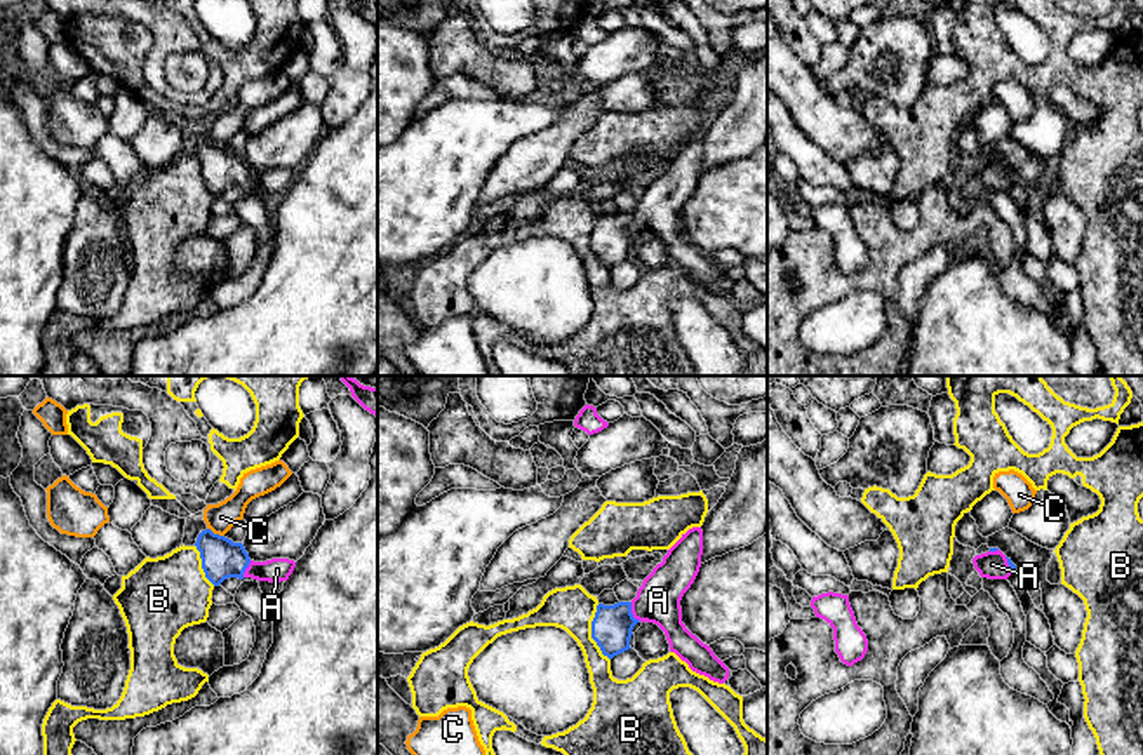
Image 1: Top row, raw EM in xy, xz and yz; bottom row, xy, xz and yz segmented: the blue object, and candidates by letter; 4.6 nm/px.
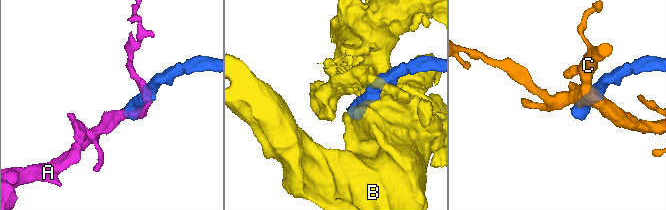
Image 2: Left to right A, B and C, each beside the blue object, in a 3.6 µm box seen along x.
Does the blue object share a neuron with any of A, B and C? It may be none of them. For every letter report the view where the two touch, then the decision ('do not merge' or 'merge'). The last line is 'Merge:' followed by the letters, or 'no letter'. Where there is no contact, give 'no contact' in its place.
A: contact in xz; merge
B: contact in xz; do not merge
C: contact in xy; do not merge
Merge: A

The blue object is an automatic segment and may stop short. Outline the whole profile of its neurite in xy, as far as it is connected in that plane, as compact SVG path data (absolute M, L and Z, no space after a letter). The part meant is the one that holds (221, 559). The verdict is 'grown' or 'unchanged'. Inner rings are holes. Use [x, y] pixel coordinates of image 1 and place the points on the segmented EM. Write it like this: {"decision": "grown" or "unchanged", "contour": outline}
{"decision": "grown", "contour": "M211 529L198 534L195 546L200 551L205 578L214 586L219 586L228 578L280 583L287 581L296 567L296 562L289 558L254 562L242 543L233 543Z"}

